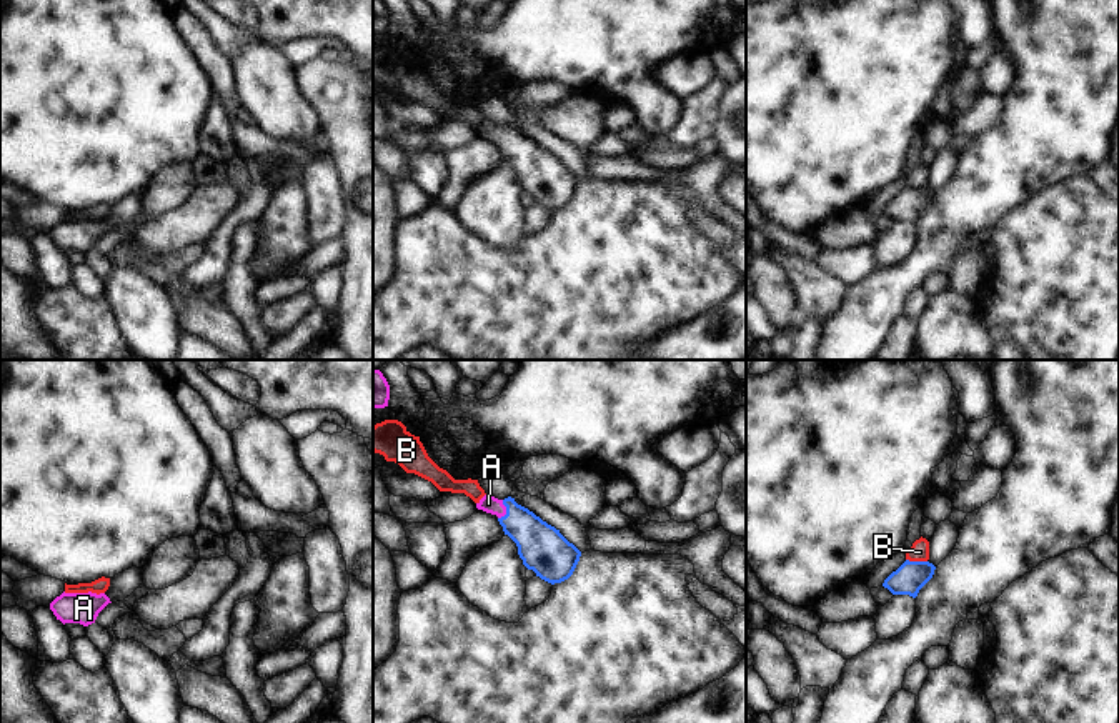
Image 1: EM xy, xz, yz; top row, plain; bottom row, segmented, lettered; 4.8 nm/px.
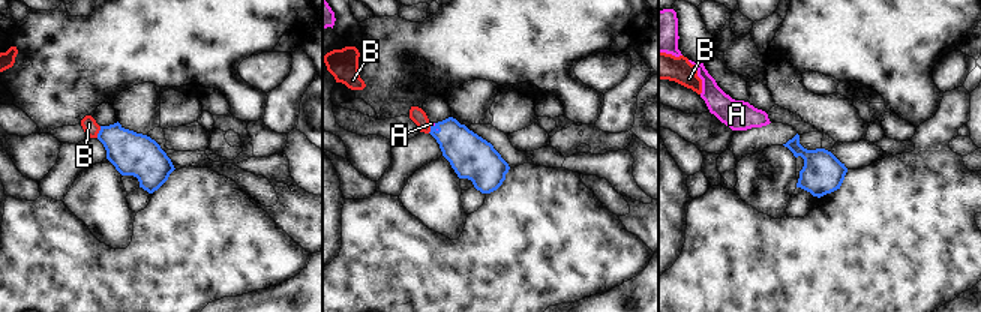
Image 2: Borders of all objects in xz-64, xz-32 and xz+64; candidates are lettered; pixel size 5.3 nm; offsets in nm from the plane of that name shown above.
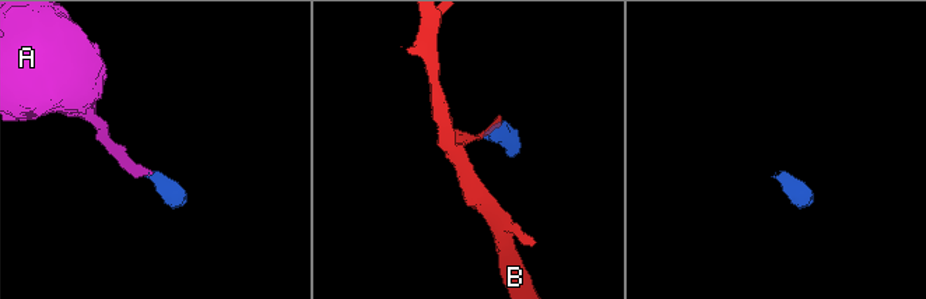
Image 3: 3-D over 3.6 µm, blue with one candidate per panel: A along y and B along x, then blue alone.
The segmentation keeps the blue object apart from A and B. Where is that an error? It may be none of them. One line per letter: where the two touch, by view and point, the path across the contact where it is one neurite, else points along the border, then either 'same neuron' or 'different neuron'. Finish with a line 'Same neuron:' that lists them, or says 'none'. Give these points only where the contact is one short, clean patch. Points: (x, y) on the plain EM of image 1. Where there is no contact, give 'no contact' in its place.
A: contact xz (507, 137); way xz (542, 174), (507, 137), (488, 130); same neuron
B: contact yz (916, 189); border yz (906, 185), (926, 189); different neuron
Same neuron: A

